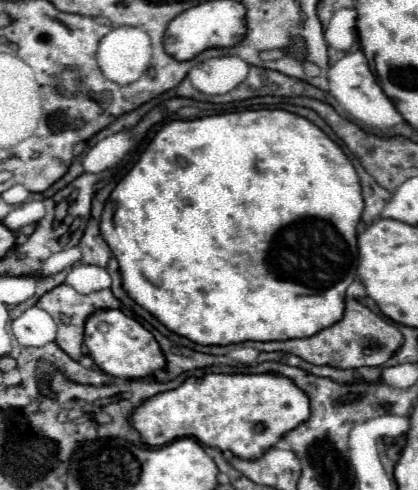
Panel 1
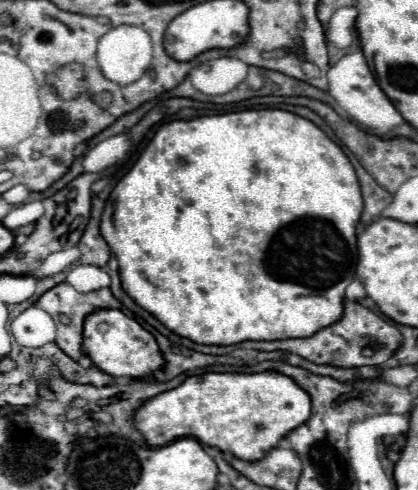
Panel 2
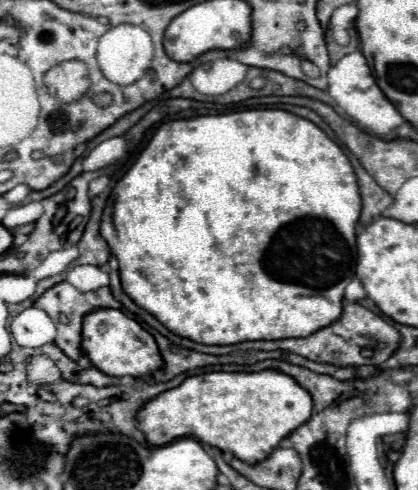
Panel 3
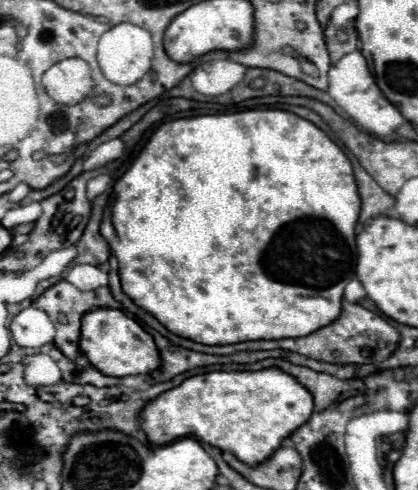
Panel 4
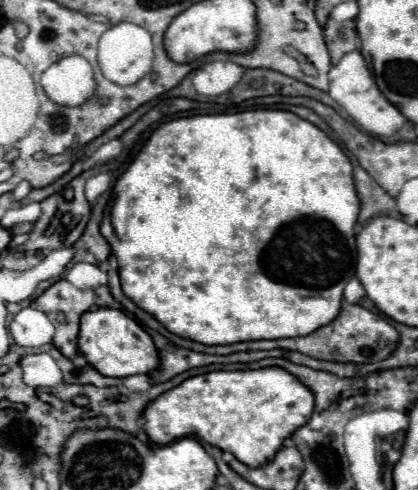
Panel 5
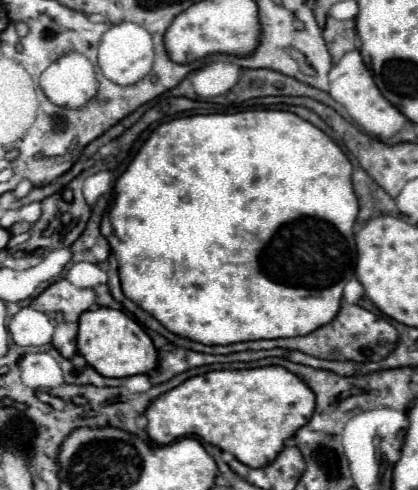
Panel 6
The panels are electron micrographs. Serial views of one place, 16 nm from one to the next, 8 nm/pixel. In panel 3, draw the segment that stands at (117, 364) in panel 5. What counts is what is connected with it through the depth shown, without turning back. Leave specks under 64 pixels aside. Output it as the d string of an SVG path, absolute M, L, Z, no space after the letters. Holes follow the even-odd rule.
M100 308L84 318L82 348L92 364L108 376L146 376L162 368L160 350L150 332L146 332L134 318L128 318L122 310Z

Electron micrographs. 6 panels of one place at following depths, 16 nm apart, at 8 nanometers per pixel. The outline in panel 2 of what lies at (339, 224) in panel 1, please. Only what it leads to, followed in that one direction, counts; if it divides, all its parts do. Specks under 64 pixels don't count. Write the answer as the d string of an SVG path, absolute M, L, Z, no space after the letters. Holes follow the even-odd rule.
M242 110L162 124L130 172L112 190L102 212L100 234L118 258L120 278L128 296L132 296L138 306L156 316L174 334L196 344L220 346L240 344L246 340L288 340L296 336L312 336L312 332L340 320L344 312L344 292L352 282L358 264L356 224L360 220L362 206L364 202L358 176L348 156L316 124L286 110Z

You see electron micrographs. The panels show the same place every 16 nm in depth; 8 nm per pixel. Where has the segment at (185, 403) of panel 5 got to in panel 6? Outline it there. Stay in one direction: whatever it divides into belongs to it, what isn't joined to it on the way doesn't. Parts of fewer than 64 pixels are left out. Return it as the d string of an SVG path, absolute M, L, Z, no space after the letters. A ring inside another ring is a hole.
M266 366L254 370L214 370L202 376L188 378L180 386L164 392L146 408L146 432L156 444L170 444L184 436L196 436L220 450L234 454L242 464L250 468L260 468L260 464L268 464L276 452L284 446L284 440L294 436L298 428L302 428L314 412L314 392L292 372L280 366Z

